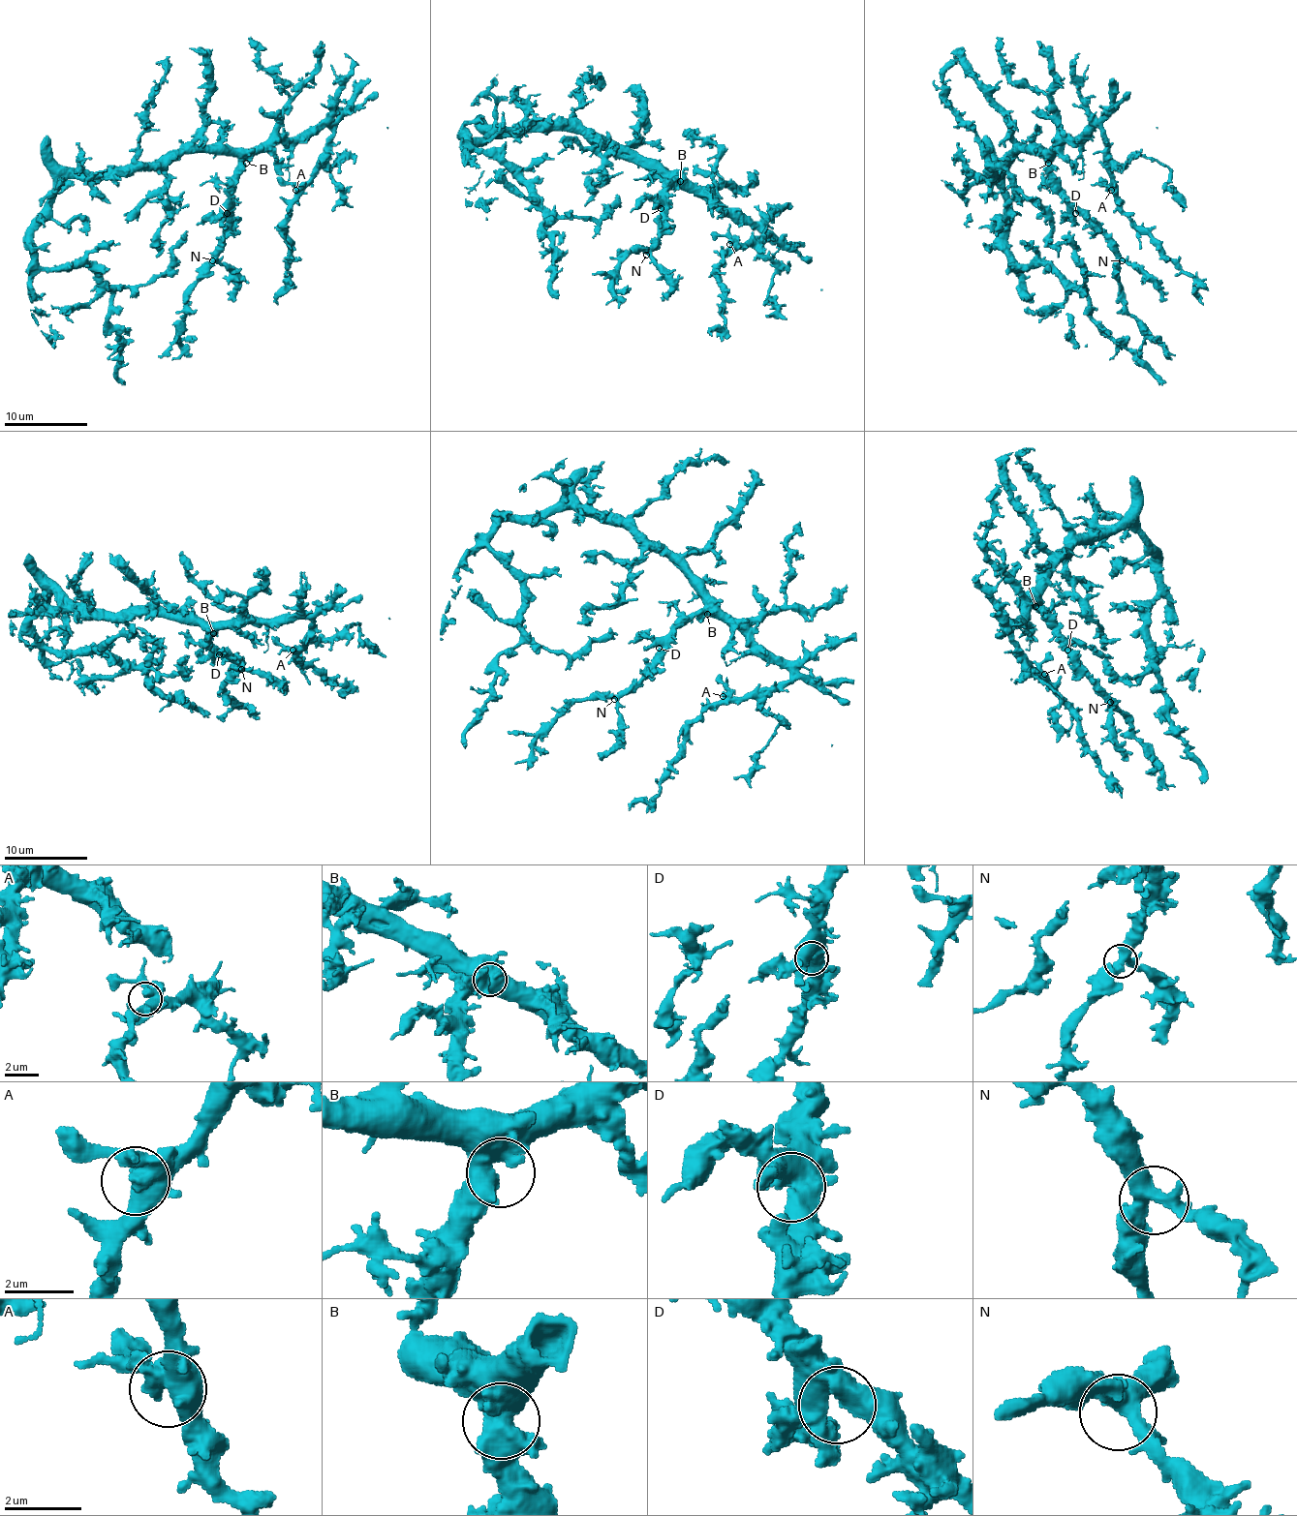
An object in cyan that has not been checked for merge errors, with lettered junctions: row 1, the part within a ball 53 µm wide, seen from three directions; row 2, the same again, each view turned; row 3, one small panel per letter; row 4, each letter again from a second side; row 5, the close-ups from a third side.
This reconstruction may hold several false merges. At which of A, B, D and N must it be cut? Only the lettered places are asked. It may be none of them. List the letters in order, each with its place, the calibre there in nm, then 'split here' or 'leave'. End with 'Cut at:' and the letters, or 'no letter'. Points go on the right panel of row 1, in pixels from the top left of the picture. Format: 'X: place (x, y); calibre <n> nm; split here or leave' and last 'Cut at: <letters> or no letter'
A: place (1111, 190); calibre 480 nm; leave
B: place (1048, 163); calibre 600 nm; leave
D: place (1075, 213); calibre 550 nm; leave
N: place (1122, 260); calibre 440 nm; leave
Cut at: no letter

